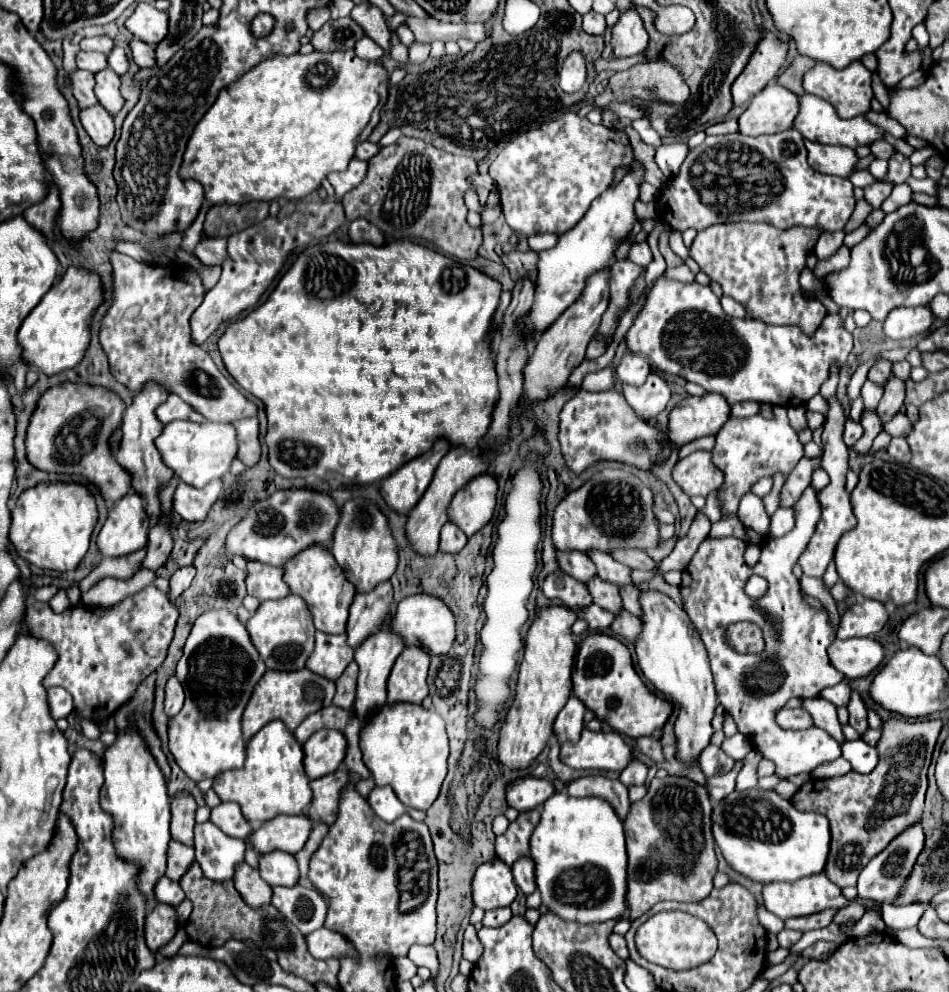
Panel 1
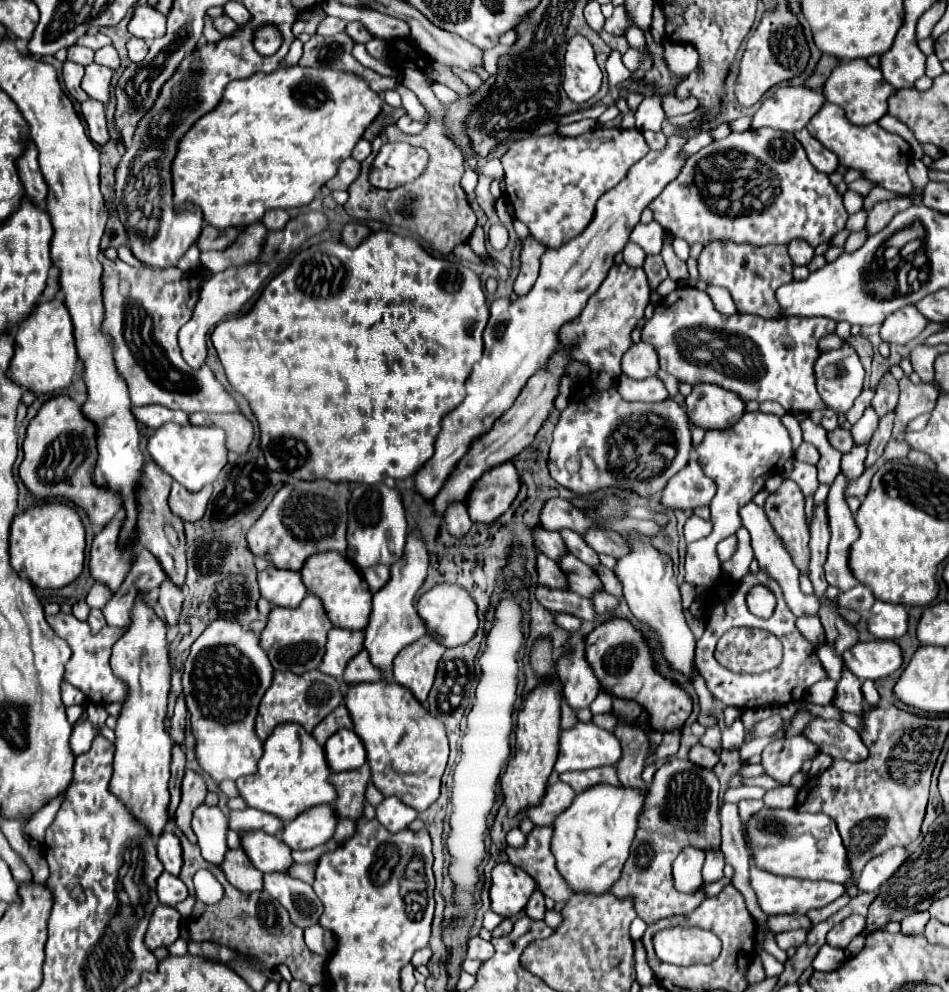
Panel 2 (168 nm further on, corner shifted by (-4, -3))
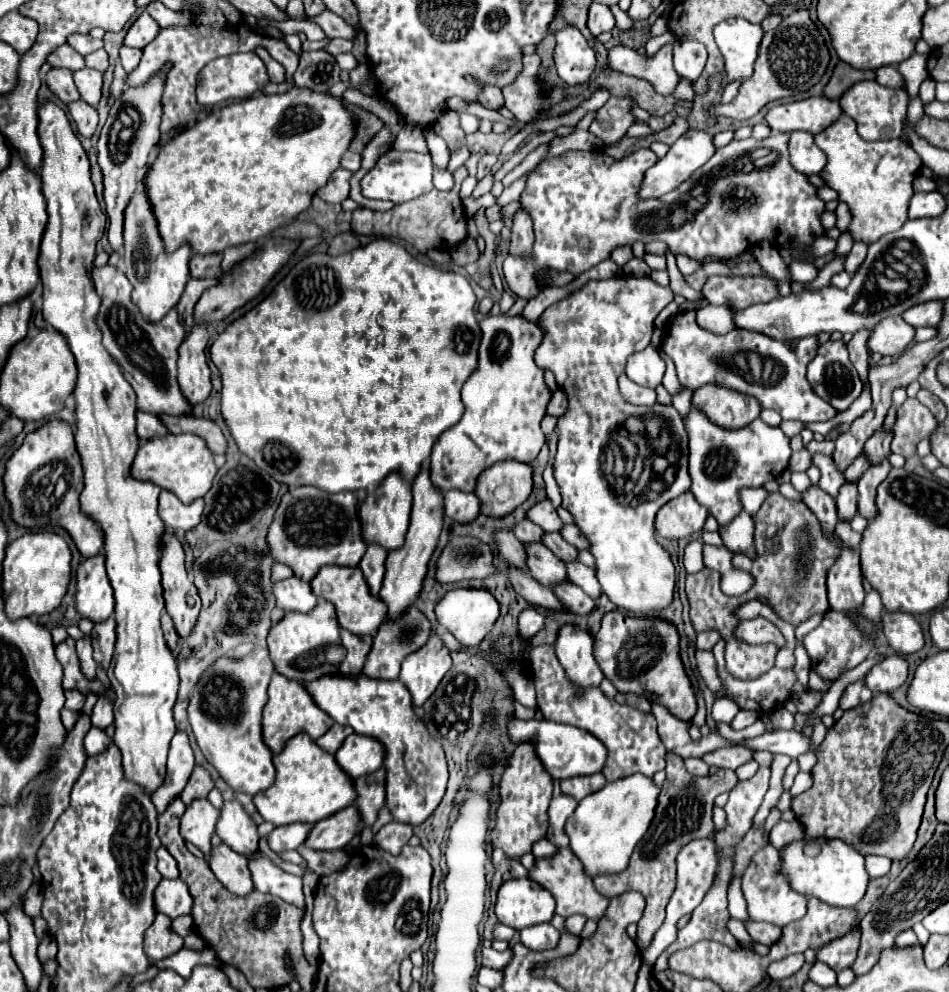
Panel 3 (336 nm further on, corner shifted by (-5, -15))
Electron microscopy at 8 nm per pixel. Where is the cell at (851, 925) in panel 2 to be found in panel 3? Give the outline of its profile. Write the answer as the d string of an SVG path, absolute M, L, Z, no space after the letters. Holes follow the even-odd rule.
M854 931L846 937L842 937L842 939L836 939L836 941L828 943L826 947L822 947L816 953L816 959L826 963L828 967L832 967L838 973L842 969L848 969L854 963L858 947L860 947L860 933Z

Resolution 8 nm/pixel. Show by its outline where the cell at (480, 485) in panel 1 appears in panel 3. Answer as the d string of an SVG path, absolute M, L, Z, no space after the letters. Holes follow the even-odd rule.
M500 461L494 463L492 467L488 467L476 485L476 495L480 495L482 499L482 513L484 515L494 515L494 517L502 517L510 511L514 511L518 505L522 505L528 495L532 491L532 467L528 463L520 463L520 461Z

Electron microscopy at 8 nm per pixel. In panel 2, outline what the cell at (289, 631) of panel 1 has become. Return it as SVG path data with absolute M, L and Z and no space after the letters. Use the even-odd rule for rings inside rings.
M307 595L303 603L295 609L287 607L273 607L269 613L267 627L261 631L261 647L267 651L267 657L273 669L279 671L293 671L293 673L307 673L319 667L323 653L325 653L325 639L331 629L331 621L325 615L325 609L315 595Z

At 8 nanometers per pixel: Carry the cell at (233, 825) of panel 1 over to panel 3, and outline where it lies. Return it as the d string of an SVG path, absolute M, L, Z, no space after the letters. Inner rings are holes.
M292 823L292 825L276 827L268 835L268 845L276 853L288 851L288 849L296 849L296 847L300 847L304 843L304 839L308 839L308 831L312 827L314 827L312 823Z

